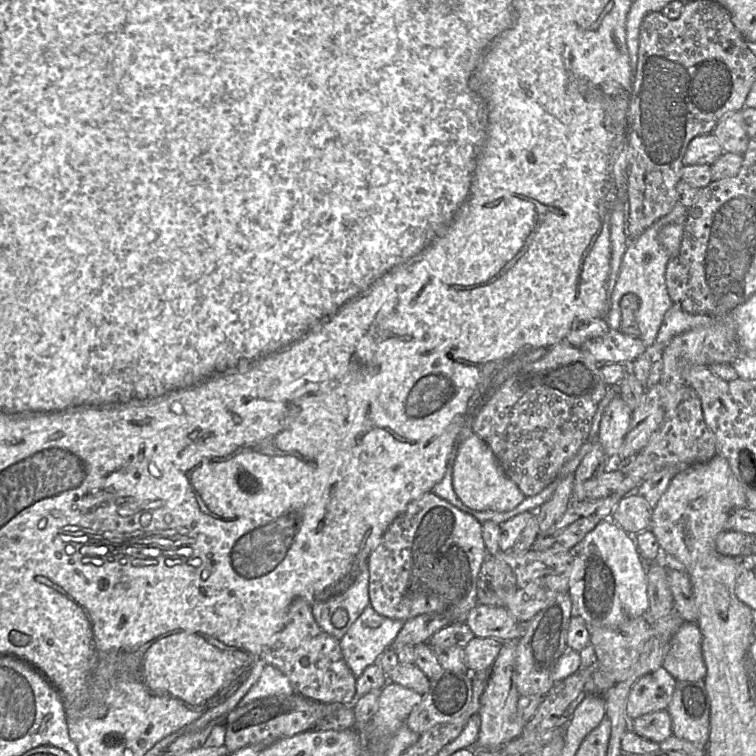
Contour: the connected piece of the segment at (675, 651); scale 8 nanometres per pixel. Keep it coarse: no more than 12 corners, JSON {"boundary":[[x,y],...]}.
{"boundary":[[683,623],[663,667],[677,681],[704,682],[697,623]]}

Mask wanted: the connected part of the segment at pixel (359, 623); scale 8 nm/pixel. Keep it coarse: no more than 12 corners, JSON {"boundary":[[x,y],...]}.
{"boundary":[[368,604],[340,639],[356,677],[396,638],[405,621]]}

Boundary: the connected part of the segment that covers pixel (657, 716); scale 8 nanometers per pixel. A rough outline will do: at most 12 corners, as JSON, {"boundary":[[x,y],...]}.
{"boundary":[[666,710],[631,719],[628,728],[658,744],[673,735]]}

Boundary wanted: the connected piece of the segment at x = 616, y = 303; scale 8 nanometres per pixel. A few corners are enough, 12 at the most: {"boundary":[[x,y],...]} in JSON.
{"boundary":[[680,203],[622,258],[605,318],[610,329],[655,342],[674,304],[662,227],[684,224]]}

